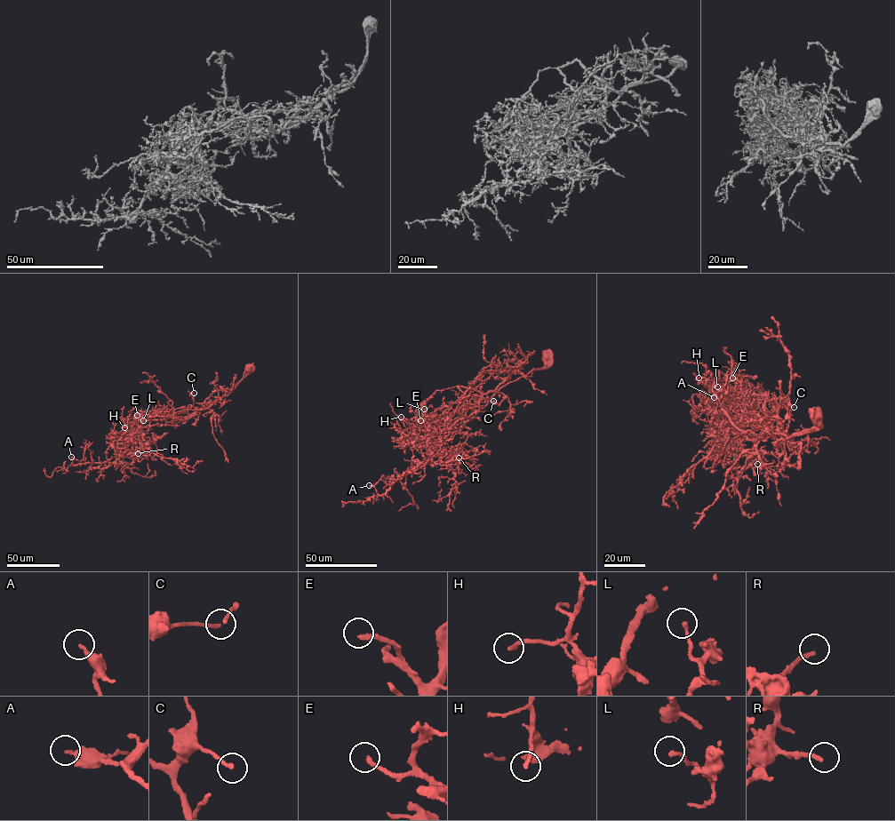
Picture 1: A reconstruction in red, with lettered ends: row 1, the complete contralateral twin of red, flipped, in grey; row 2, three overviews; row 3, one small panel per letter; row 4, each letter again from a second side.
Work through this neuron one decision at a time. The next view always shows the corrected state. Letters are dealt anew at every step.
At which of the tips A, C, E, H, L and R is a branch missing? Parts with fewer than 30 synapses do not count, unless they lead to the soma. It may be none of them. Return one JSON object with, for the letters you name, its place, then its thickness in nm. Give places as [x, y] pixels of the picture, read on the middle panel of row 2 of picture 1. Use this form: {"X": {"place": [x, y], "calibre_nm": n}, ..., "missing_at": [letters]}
{"E": {"place": [420, 420], "calibre_nm": 190}, "missing_at": ["E"]}

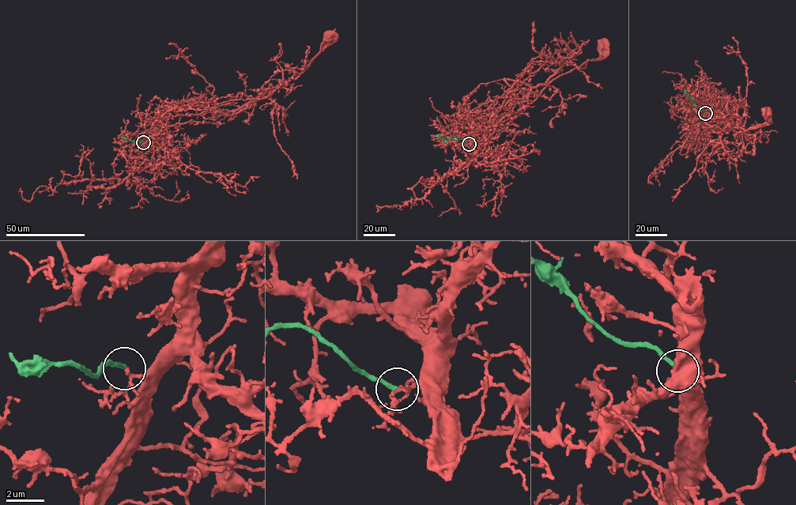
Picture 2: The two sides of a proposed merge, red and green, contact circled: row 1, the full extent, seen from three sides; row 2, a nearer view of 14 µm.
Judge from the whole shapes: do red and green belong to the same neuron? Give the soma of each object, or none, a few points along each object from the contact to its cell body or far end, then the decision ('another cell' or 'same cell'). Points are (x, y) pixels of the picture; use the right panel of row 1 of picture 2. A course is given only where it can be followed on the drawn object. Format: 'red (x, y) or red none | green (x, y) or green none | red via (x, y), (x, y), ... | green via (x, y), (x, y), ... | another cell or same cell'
red (766, 113) | green none | red via (705, 113), (710, 97), (728, 97), (726, 129), (741, 128), (745, 131), (760, 126), (767, 119), (767, 113) | green via (705, 113), (694, 105), (685, 90), (684, 93) | another cell

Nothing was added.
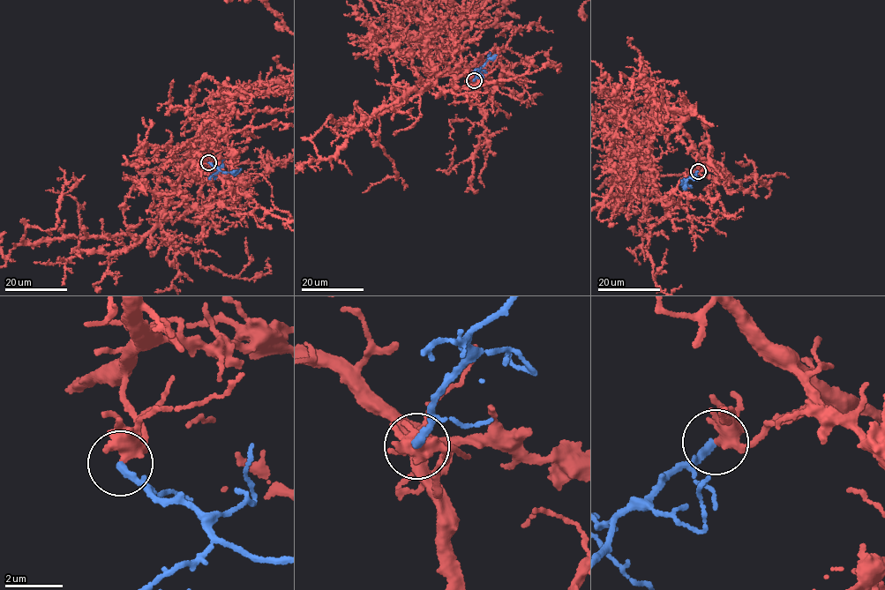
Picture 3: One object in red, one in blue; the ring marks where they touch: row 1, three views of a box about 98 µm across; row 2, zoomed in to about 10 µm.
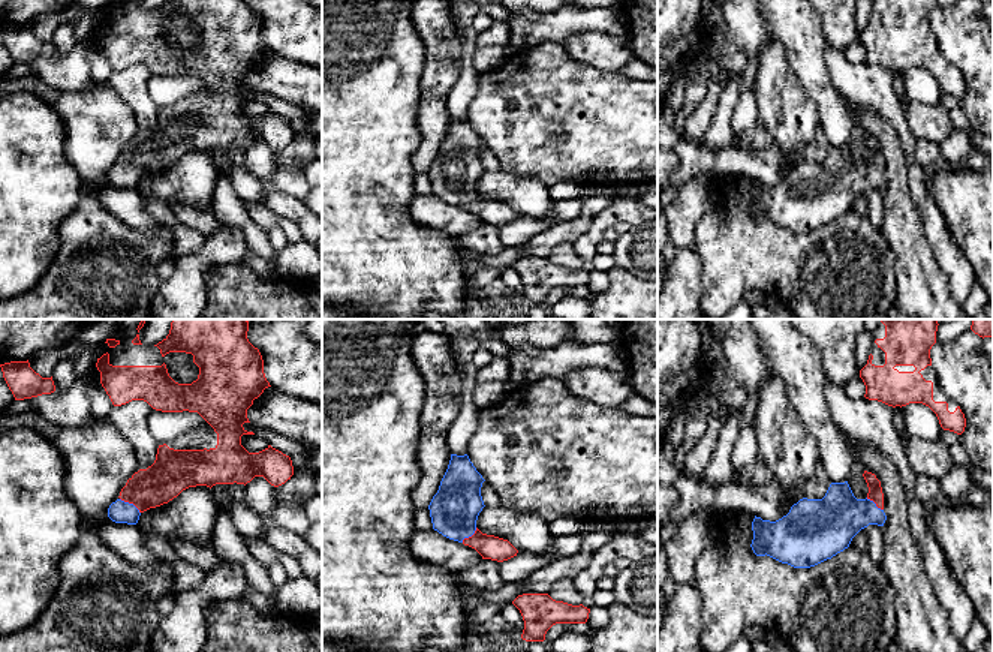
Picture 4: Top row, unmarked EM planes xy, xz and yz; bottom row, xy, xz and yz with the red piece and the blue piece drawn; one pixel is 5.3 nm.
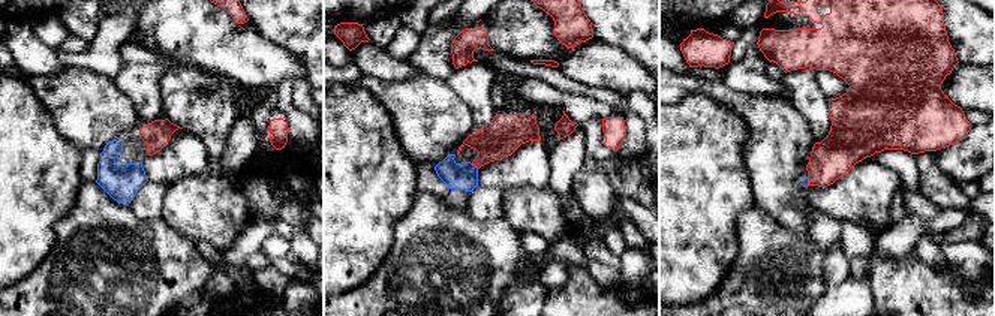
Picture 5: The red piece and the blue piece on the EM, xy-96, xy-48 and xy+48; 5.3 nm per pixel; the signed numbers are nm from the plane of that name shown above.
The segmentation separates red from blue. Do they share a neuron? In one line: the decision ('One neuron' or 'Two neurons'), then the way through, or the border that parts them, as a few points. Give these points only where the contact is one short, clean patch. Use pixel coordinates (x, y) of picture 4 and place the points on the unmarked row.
One neuron. Path across: xy (162, 146), (146, 153), (131, 167), (119, 176)

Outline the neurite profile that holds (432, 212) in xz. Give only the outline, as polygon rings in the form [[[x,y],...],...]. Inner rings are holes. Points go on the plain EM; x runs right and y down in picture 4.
[[[434,193],[415,195],[409,204],[409,213],[421,226],[437,229],[455,240],[482,225],[475,213],[449,204]]]

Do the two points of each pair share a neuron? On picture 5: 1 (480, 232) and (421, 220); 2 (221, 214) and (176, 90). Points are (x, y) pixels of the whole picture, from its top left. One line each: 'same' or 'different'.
1: same
2: same

